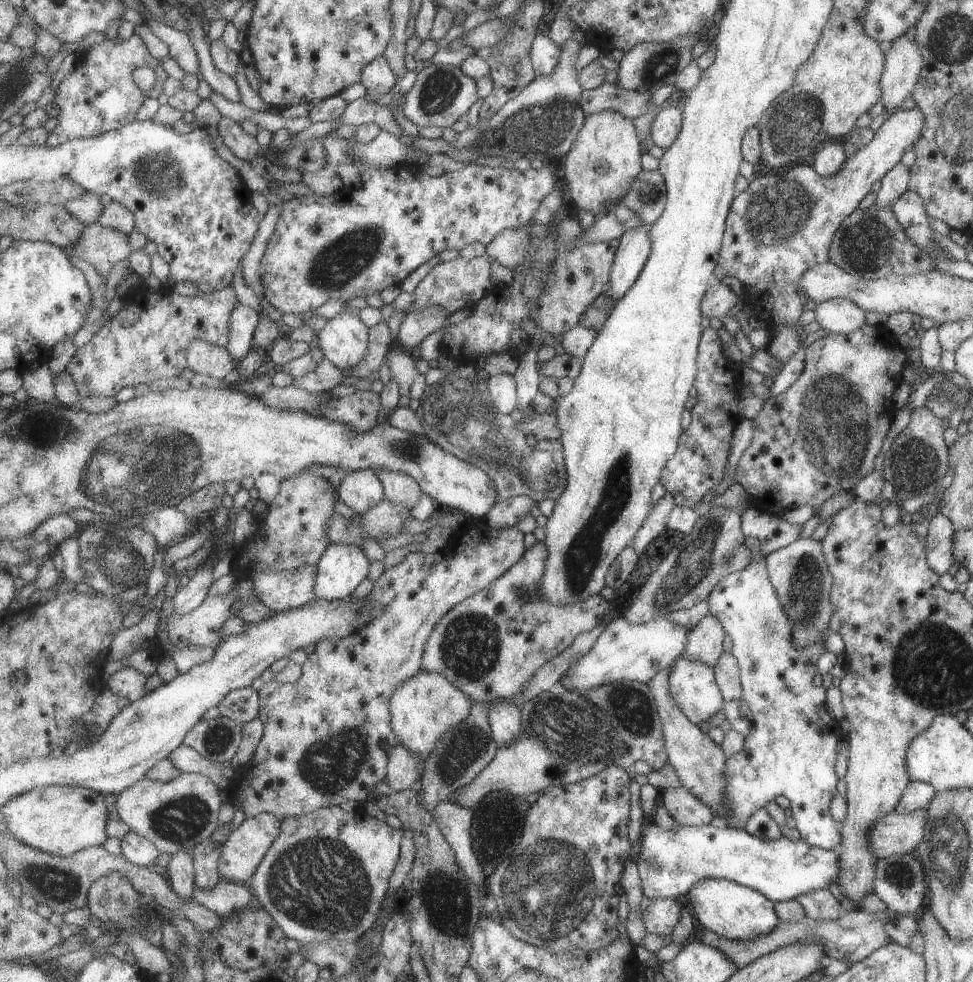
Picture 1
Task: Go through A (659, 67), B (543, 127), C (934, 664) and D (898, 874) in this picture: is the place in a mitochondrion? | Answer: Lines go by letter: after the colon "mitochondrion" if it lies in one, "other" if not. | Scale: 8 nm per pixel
A: mitochondrion
B: mitochondrion
C: mitochondrion
D: mitochondrion

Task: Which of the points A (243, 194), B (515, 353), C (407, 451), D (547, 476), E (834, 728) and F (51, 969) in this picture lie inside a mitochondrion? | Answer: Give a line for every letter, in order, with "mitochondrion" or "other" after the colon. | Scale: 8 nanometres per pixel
A: other
B: other
C: mitochondrion
D: mitochondrion
E: other
F: other

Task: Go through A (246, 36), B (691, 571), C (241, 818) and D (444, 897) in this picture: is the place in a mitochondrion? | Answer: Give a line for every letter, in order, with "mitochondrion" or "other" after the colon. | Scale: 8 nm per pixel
A: other
B: mitochondrion
C: other
D: mitochondrion

